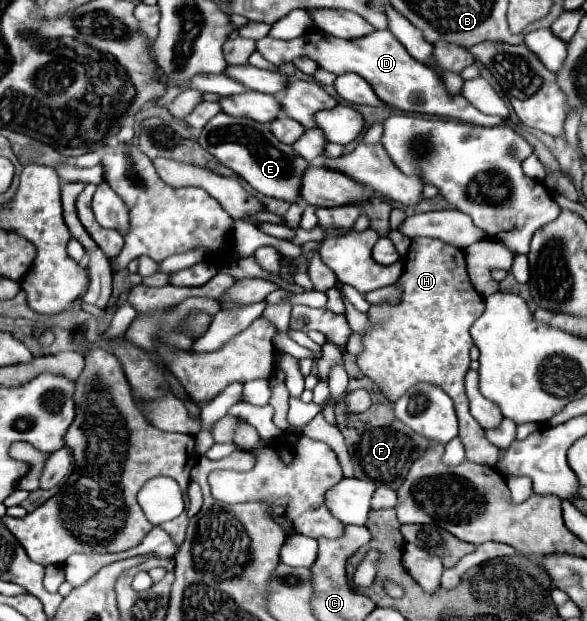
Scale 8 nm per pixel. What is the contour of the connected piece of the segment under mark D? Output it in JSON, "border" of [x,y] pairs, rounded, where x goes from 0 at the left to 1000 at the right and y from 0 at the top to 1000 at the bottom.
{"border":[[[530,45],[516,58],[503,64],[468,64],[468,61],[445,61],[438,68],[438,81],[448,87],[451,97],[465,100],[468,106],[479,106],[486,100],[499,100],[503,93],[523,90],[537,97],[547,110],[581,122],[591,116],[605,116],[615,126],[622,126],[639,151],[663,171],[687,177],[687,180],[714,180],[731,187],[751,187],[751,190],[775,190],[785,196],[813,200],[813,203],[850,203],[857,196],[853,187],[830,187],[816,180],[802,164],[796,164],[789,155],[765,155],[748,122],[727,110],[724,103],[710,100],[693,87],[693,81],[676,68],[676,61],[663,48],[639,48],[625,58],[588,64],[571,61],[564,55],[554,55],[550,48]]]}

